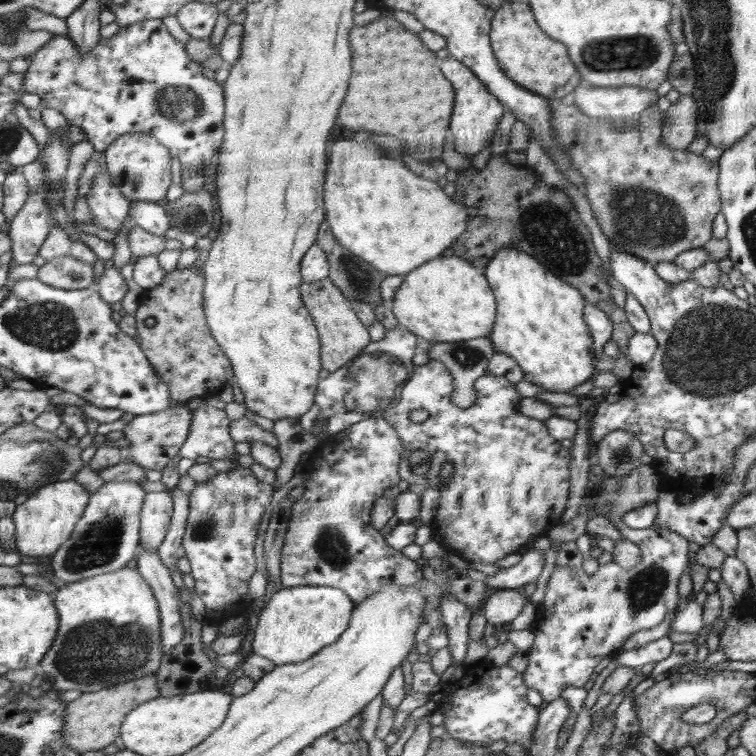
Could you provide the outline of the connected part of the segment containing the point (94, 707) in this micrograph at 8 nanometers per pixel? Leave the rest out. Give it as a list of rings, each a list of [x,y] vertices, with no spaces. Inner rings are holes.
[[[156,673],[100,692],[83,693],[79,699],[68,704],[65,744],[83,754],[90,751],[103,751],[105,747],[115,744],[121,736],[124,721],[132,711],[162,694],[160,679]]]

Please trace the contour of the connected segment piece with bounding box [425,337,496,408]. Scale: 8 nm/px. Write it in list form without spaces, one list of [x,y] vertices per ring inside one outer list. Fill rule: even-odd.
[[[488,337],[432,342],[432,346],[425,351],[430,361],[442,361],[451,370],[455,378],[452,402],[460,408],[469,408],[476,403],[476,379],[486,373],[485,366],[495,352]]]

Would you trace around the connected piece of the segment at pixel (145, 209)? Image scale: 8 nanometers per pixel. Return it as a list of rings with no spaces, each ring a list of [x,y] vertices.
[[[136,201],[131,210],[131,218],[142,228],[164,237],[171,226],[171,216],[163,202]]]

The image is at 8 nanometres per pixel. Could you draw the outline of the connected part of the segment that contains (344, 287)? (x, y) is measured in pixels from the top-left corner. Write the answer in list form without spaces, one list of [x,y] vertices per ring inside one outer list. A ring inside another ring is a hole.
[[[328,222],[320,226],[317,243],[320,249],[327,253],[330,262],[330,275],[327,277],[347,300],[362,301],[370,304],[374,310],[383,304],[380,288],[387,278],[384,273],[378,272],[372,264],[362,262],[358,256],[350,256],[344,246],[332,234]],[[366,264],[366,268],[364,268]]]

